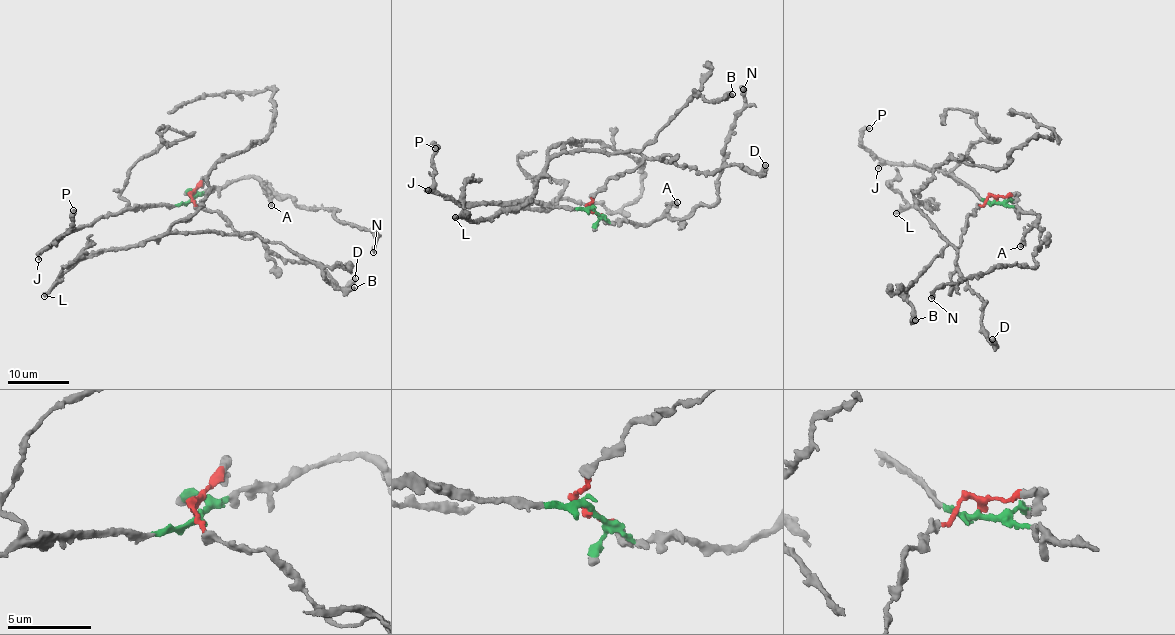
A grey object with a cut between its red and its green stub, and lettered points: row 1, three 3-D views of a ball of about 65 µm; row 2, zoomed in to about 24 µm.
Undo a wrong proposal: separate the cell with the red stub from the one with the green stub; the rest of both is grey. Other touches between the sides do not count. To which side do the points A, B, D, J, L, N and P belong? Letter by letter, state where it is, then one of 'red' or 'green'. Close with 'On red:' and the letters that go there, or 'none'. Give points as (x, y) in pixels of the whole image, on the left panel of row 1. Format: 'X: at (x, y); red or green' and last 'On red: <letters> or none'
A: at (271, 205); green
B: at (354, 287); red
D: at (355, 278); red
J: at (38, 259); green
L: at (44, 296); red
N: at (373, 252); green
P: at (73, 210); green
On red: B, D, L

